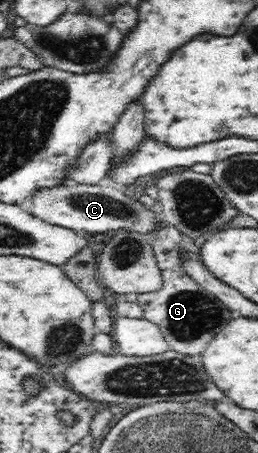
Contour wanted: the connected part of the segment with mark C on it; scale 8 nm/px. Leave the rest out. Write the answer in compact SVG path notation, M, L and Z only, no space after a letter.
M62 183L35 189L30 198L33 204L32 215L37 216L37 219L79 232L108 233L110 230L127 229L150 235L157 222L163 222L160 216L145 208L141 201L131 199L121 190L109 186Z

